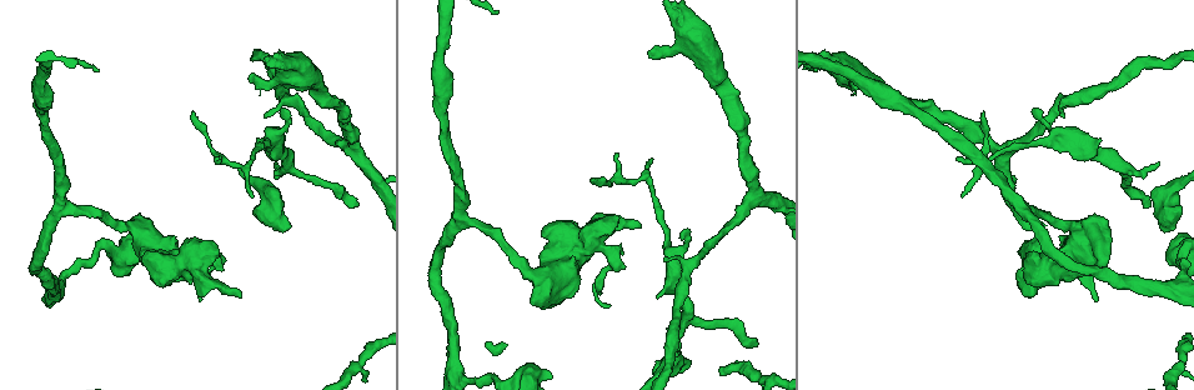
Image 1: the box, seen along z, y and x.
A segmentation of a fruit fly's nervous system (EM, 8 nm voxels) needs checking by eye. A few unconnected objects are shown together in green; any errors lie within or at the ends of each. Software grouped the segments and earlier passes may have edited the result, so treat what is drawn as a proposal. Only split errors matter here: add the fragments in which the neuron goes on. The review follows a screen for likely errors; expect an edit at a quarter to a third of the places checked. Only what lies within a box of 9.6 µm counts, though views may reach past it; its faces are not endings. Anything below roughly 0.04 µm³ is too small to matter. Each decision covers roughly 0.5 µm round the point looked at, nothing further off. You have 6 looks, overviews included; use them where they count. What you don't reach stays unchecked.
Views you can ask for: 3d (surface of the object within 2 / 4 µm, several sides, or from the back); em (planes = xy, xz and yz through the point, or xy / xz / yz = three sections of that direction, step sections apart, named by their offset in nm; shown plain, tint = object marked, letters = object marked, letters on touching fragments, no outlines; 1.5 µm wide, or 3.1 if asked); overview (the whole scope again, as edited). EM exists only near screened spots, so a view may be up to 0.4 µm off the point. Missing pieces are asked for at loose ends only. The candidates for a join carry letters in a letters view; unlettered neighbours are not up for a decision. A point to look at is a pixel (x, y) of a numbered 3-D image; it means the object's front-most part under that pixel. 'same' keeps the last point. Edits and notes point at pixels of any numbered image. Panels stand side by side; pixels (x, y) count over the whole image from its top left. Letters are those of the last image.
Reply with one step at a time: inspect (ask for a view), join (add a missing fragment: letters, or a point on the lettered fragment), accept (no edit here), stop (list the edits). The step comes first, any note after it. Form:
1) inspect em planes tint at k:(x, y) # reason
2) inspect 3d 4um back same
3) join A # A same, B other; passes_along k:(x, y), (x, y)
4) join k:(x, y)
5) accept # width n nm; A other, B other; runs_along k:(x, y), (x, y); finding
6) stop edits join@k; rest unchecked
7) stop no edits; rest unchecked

inspect em planes letters at 1:(1165, 224) # stops while still wide

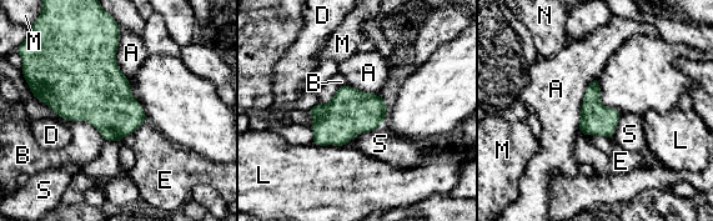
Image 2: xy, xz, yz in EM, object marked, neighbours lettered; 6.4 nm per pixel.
accept # A other, B other, D other, E other, L other, M other, N other, S other; border 2:(346, 84), (326, 104); none of them fits

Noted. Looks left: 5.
inspect 3d 2um at 1:(756, 342) # branch stops here

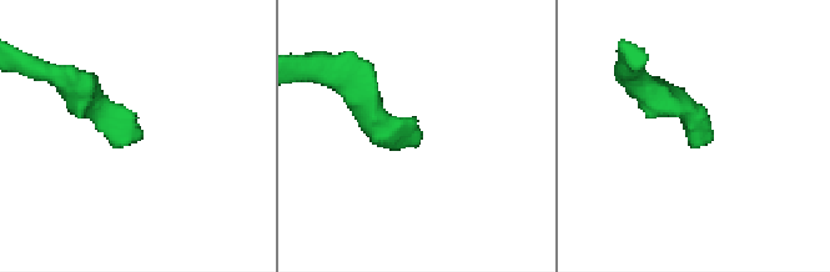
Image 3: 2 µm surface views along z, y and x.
inspect em xz step 8 letters at 3:(700, 135) # need the tissue

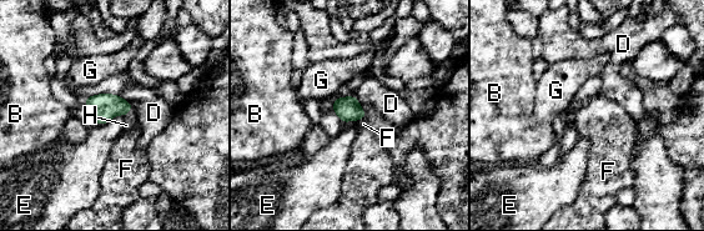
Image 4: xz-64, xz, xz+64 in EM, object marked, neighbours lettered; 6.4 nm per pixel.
inspect em planes letters same

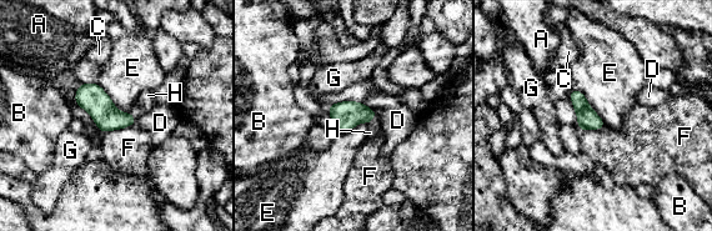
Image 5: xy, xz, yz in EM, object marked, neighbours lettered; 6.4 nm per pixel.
join H # A other, B other, C other, D other, E other, F other, G other, H same; passes_along 5:(346, 115), (372, 117), (375, 125); it goes on there

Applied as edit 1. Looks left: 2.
stop edits join@5; rest unchecked

